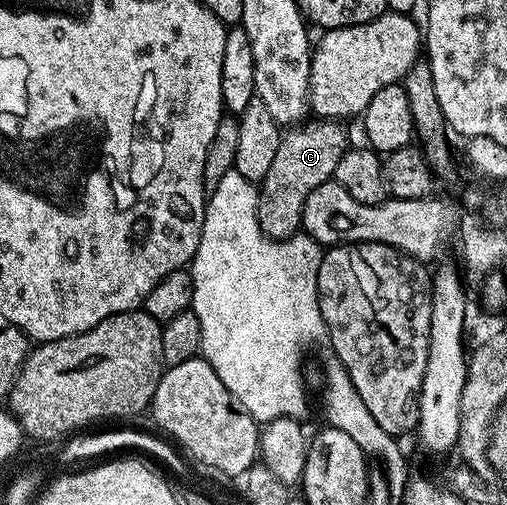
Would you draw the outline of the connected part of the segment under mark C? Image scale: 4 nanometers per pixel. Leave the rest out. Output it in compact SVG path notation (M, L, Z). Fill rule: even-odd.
M310 118L283 135L276 158L272 158L272 166L258 188L260 230L271 240L287 240L301 229L308 194L333 177L336 162L346 153L348 141L342 128L337 120Z

